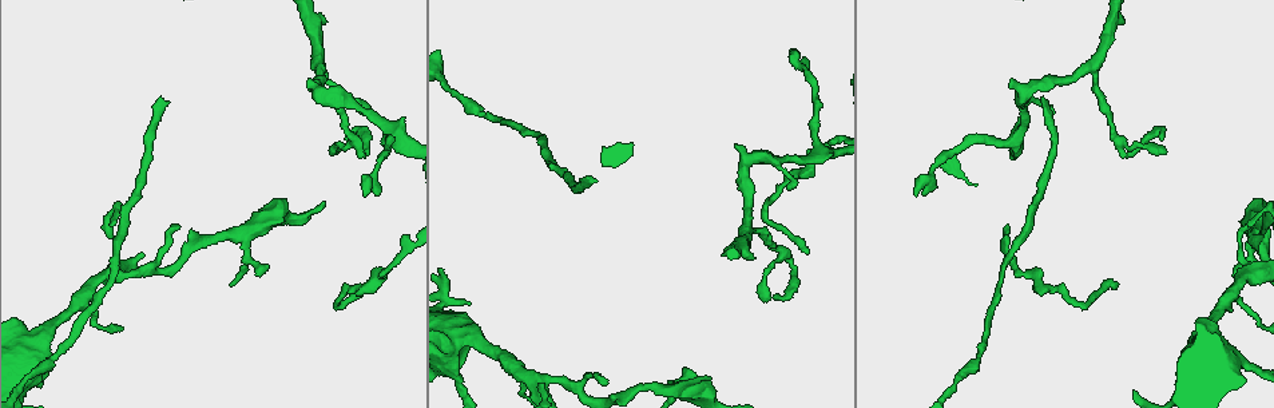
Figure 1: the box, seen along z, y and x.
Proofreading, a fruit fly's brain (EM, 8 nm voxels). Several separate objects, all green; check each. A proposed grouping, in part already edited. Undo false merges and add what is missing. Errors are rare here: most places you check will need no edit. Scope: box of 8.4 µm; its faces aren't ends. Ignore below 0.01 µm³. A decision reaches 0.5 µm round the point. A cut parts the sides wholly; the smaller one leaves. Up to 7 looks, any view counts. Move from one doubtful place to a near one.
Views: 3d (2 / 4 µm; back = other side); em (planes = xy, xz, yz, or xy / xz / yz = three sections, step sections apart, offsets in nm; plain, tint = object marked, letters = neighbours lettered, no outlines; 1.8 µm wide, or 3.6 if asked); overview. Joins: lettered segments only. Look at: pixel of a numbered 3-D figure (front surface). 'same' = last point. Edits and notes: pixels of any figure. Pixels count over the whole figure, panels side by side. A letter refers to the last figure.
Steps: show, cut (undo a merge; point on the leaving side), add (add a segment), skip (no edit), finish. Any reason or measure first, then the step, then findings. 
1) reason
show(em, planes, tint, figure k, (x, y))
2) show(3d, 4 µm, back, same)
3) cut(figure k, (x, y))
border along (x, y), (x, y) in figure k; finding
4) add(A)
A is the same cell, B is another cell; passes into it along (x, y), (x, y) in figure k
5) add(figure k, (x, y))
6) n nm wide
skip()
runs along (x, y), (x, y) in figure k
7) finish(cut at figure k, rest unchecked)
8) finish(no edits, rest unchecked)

an open end
show(em, xy, step 4, letters, figure 1, (597, 182))

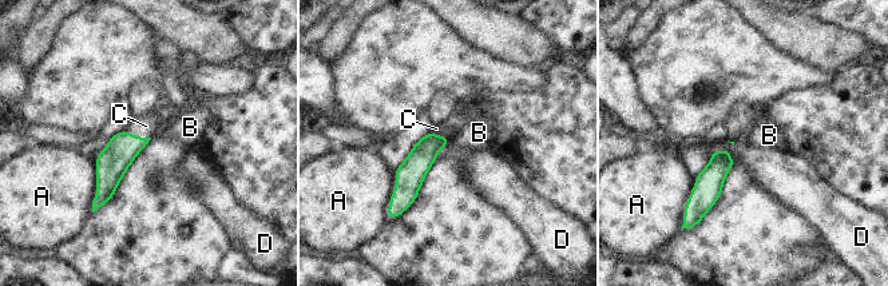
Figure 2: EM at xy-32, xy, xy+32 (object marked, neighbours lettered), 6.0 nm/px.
show(em, planes, letters, same)

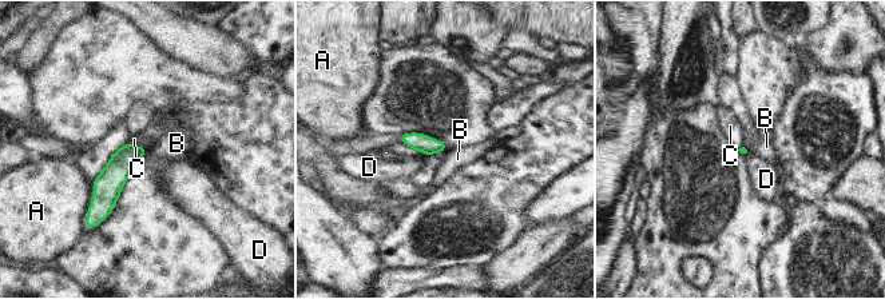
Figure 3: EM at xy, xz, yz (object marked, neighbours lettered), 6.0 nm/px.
A touches over 240 nm
add(C)
C is the same cell, A, B and D are other cells; the cell continues

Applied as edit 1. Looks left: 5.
show(overview)

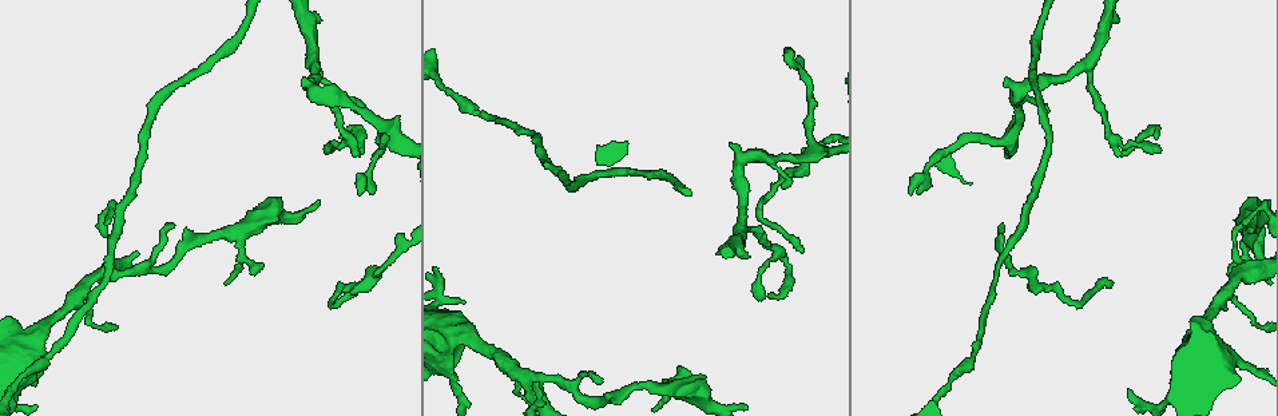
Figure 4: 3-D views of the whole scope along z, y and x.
thin neck
show(em, 3.6 µm, planes, tint, figure 4, (1086, 68))

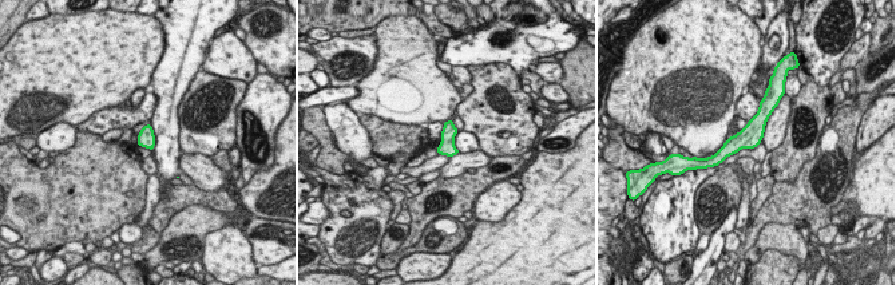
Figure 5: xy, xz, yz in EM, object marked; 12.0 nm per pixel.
what lies round it
show(em, 3.6 µm, planes, letters, same)

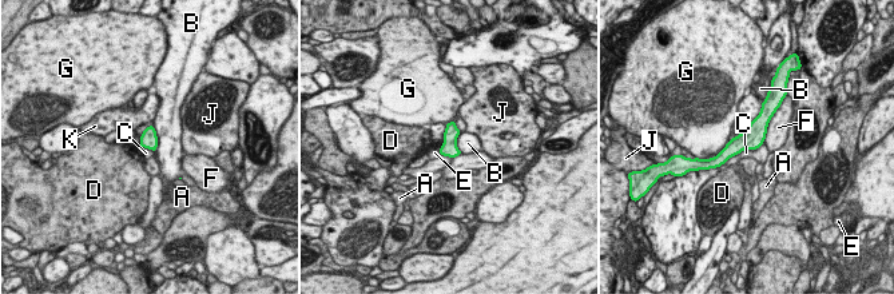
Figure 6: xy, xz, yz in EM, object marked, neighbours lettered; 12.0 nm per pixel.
skip()
A, B, C, D, E, F, G, J and K are other cells; continuous, no second cell

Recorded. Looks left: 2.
side arm on a straight run
show(em, yz, step 8, letters, figure 4, (101, 274))

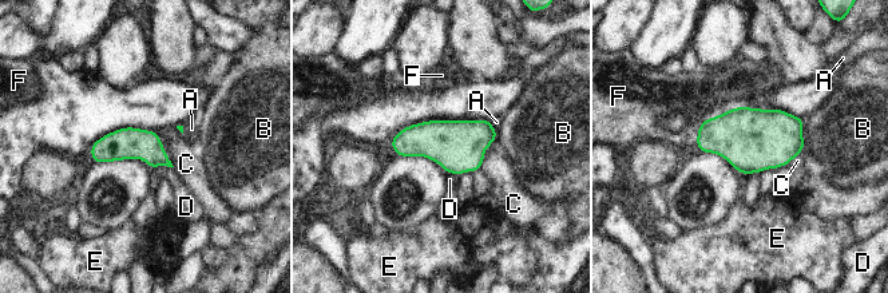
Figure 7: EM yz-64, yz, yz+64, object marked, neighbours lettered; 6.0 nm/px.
cut it another way
show(em, planes, letters, same)

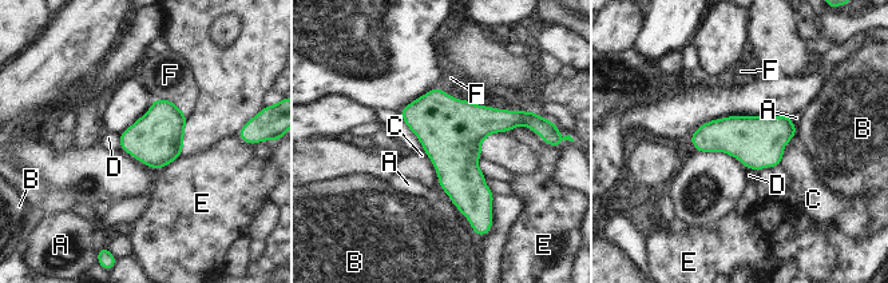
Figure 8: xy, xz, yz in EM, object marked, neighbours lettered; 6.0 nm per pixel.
skip()
A, B, C, D, E and F are other cells; border along (397, 114), (416, 135), (424, 150) in figure 8; all the same cell

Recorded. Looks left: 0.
finish(add at figure 3, rest unchecked)

